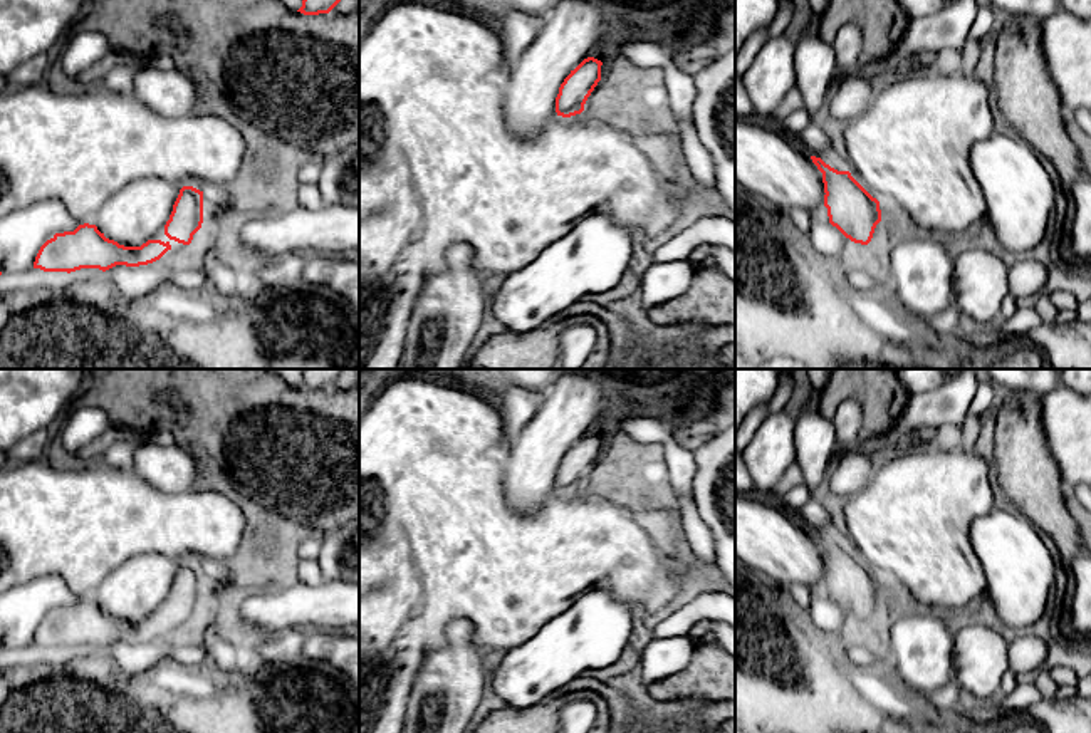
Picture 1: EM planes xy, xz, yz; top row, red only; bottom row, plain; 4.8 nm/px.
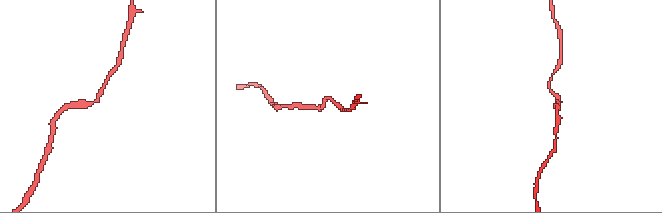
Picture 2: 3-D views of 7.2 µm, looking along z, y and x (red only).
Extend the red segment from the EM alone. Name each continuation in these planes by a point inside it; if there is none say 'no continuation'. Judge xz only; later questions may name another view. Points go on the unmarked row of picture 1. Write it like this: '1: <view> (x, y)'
no continuation

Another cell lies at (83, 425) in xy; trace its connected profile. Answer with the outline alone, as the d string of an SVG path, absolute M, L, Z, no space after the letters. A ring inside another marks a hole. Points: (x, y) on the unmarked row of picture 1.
M74 404L62 418L59 439L67 451L79 451L102 436L111 426L109 416L94 406Z

